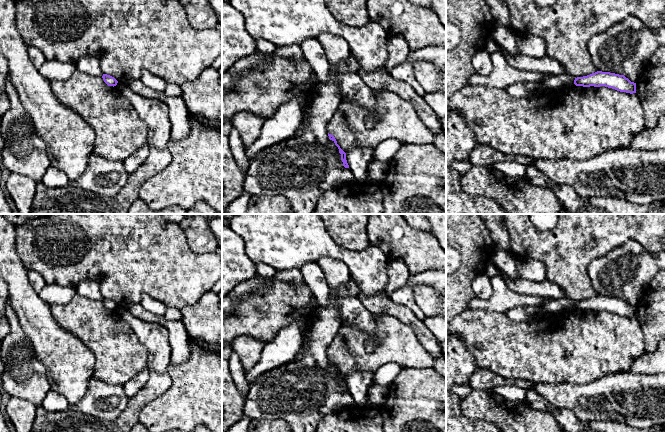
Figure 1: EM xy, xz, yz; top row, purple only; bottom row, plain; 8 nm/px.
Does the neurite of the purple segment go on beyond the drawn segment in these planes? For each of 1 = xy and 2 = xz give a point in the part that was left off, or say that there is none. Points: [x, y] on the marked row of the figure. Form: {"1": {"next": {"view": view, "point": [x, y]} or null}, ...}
{"1": {"next": null}, "2": {"next": null}}

